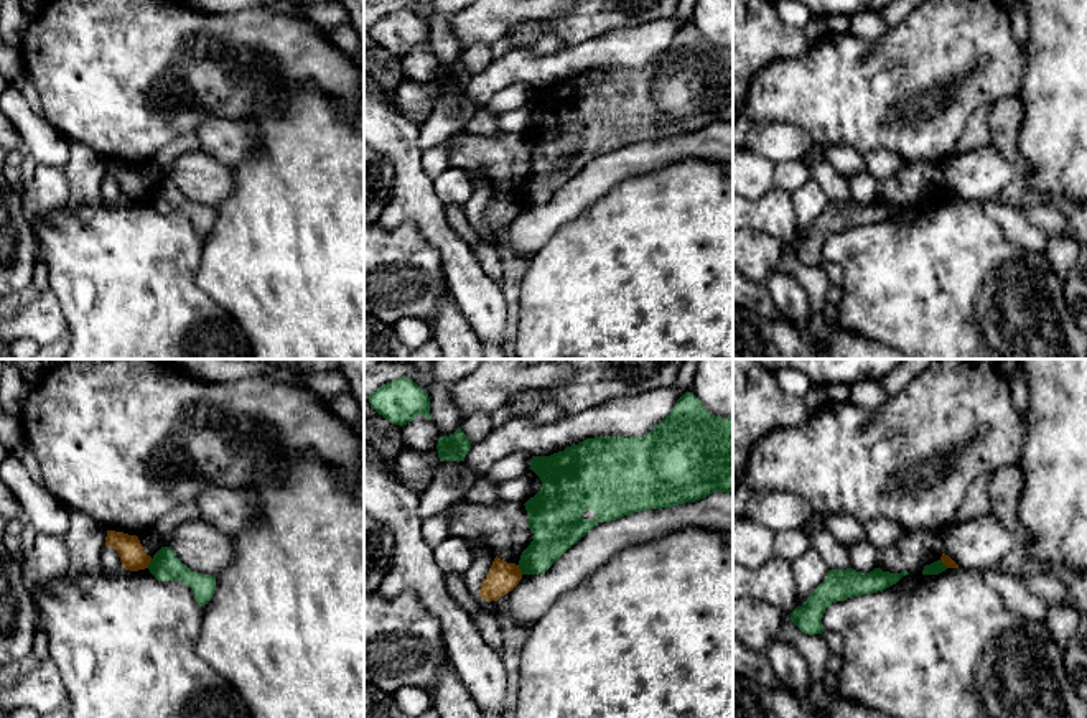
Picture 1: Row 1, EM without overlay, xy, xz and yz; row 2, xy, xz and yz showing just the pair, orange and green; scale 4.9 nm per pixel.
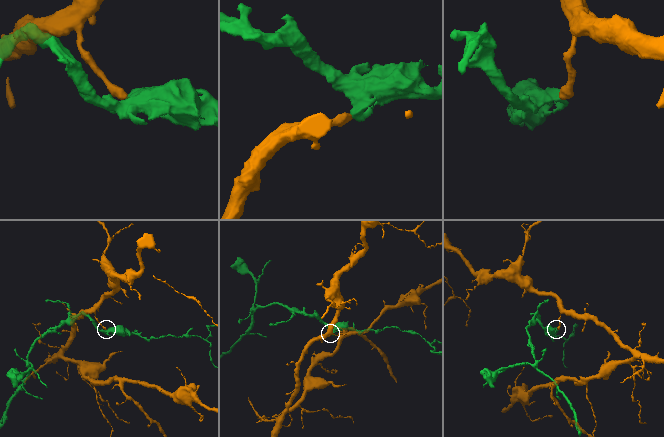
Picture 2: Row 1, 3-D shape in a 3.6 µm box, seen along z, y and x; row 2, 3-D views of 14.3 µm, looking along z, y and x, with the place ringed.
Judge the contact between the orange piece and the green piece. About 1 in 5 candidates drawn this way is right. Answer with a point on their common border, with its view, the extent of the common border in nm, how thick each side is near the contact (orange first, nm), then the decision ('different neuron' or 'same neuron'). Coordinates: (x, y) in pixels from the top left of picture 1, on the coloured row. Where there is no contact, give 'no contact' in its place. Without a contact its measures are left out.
meets orange in xy at (149, 564); contact 50 nm long; 130 nm thick on the orange side, 150 nm on the other; different neuron

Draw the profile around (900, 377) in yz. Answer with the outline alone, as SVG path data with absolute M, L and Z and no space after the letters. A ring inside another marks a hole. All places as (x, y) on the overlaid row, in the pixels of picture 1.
M907 359L894 367L881 380L888 397L901 394L917 375L921 375L934 359Z

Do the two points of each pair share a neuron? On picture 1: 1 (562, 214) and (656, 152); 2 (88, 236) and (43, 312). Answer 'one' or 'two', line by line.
1: one
2: two

